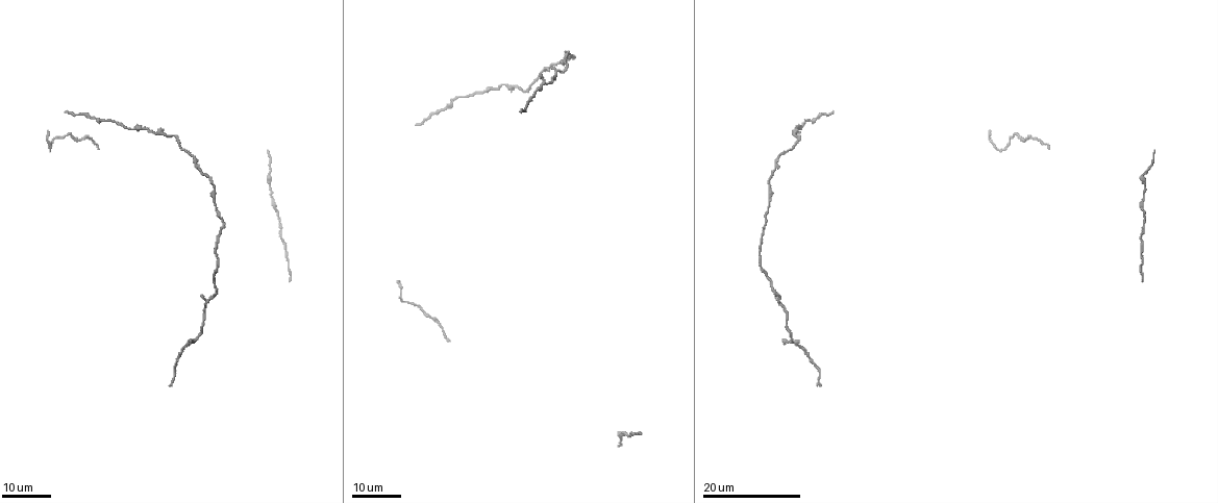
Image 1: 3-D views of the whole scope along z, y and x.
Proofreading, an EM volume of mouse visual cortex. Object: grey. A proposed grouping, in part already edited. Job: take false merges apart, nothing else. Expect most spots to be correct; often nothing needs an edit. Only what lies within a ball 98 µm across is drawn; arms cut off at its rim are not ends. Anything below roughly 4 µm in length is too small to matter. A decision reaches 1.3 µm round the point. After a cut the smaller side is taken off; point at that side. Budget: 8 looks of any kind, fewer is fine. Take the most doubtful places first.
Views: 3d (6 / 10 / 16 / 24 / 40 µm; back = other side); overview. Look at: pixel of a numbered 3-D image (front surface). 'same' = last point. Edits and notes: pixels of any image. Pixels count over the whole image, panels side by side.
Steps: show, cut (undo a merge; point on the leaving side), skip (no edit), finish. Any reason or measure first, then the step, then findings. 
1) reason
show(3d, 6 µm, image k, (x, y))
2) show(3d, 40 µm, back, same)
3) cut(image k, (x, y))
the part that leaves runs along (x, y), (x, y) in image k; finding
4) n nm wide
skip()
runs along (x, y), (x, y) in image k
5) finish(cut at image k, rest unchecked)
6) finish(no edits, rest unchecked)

thick turns thin
show(3d, 16 µm, image 1, (175, 135))

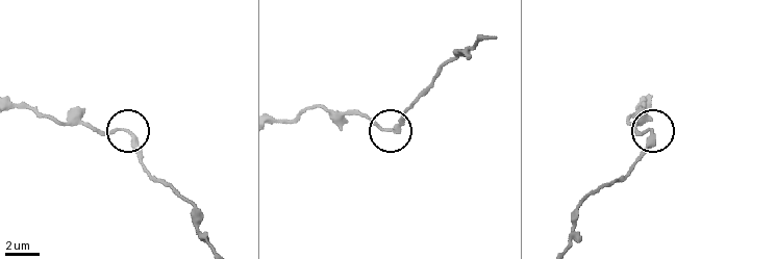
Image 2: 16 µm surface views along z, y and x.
closer look
show(3d, 6 µm, image 2, (651, 136))

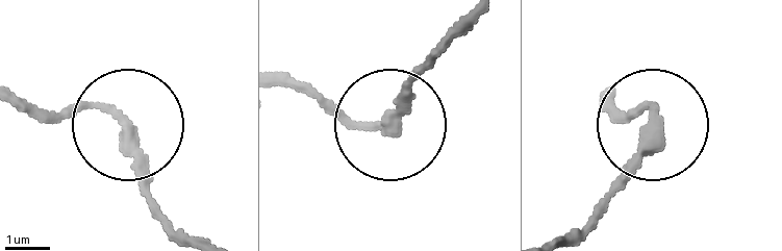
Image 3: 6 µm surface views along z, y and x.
skip()
runs along (603, 93), (619, 107), (648, 107), (648, 142), (596, 216) in image 3; all the same neuron

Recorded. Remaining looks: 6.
thick turns thin
show(3d, 16 µm, image 1, (506, 84))

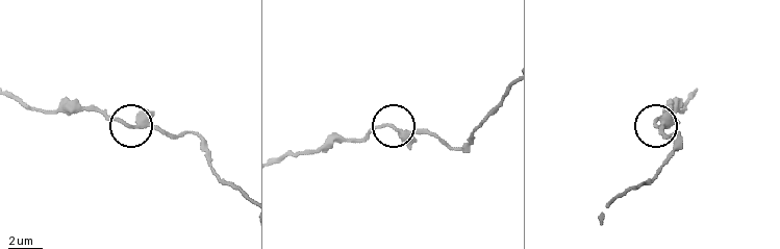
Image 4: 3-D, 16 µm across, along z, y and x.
closer look
show(3d, 6 µm, image 4, (130, 127))

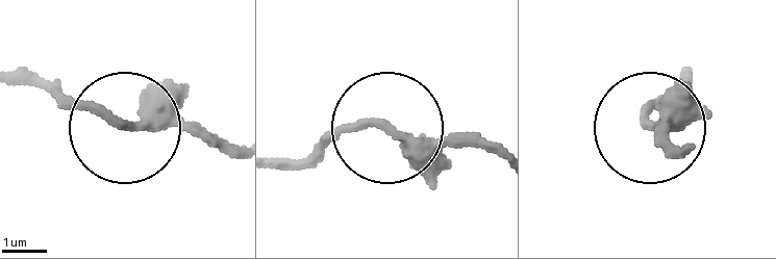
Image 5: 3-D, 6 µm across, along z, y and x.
show(3d, 6 µm, back, image 5, (121, 121))

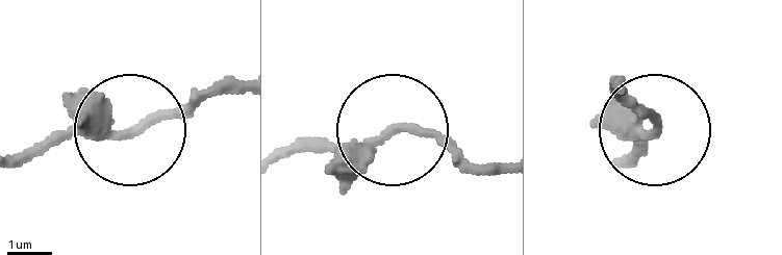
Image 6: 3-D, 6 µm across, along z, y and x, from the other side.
skip()
runs along (240, 96), (31, 148) in image 6; continuous, no second neuron

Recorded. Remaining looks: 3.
thick turns thin
show(3d, 16 µm, image 1, (809, 119))

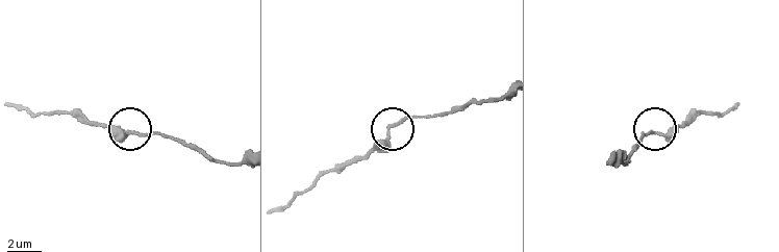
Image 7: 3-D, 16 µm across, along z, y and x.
show(3d, 10 µm, image 7, (128, 132))

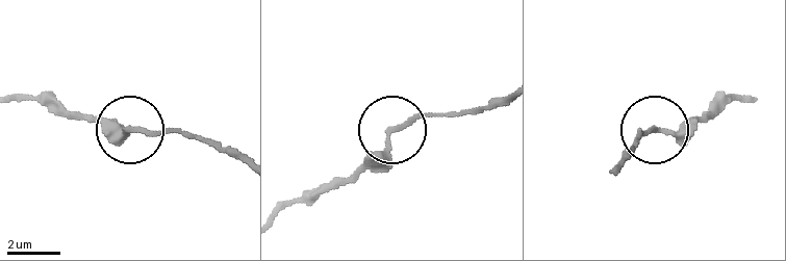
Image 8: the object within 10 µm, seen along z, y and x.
skip()
runs along (279, 213), (353, 180), (392, 128), (451, 112) in image 8; all the same neuron

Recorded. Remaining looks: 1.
finish(no edits, rest unchecked)

